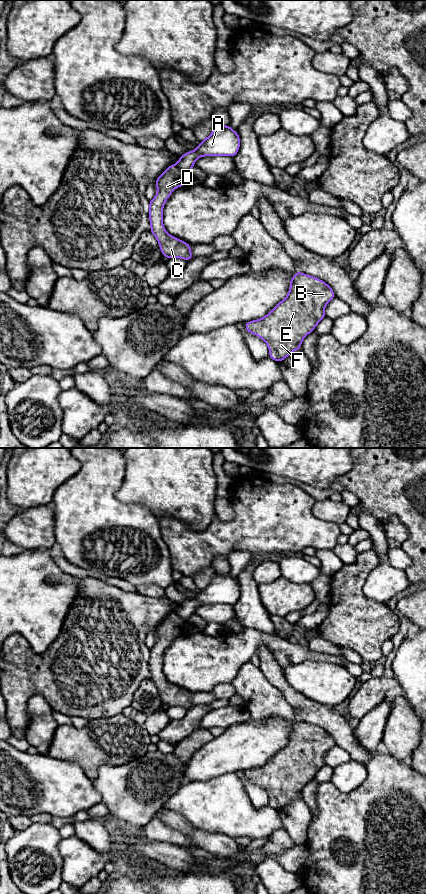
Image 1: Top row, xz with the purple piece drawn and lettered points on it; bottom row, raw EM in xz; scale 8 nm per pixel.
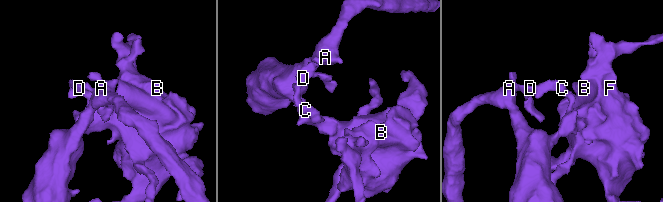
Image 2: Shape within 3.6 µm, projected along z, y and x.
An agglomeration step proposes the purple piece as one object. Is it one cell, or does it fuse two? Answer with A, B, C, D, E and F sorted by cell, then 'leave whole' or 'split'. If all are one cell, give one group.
A / B C D E F; split

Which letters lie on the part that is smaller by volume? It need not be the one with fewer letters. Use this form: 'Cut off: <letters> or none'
Cut off: A

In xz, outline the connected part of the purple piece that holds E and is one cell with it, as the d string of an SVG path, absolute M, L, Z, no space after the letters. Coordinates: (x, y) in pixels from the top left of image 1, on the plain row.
M297 719L290 727L288 743L266 764L243 771L247 780L260 785L269 796L269 806L281 810L301 796L303 787L326 765L325 754L335 745L333 737L319 726Z

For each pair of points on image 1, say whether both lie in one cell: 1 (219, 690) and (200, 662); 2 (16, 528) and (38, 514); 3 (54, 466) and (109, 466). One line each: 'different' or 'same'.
1: different
2: same
3: different

